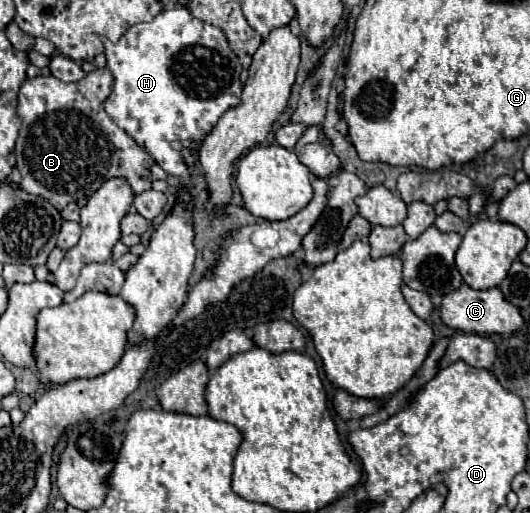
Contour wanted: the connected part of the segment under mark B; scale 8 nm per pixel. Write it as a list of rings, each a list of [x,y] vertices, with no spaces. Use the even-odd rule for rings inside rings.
[[[96,69],[78,83],[62,83],[56,77],[26,79],[18,93],[18,115],[22,117],[20,137],[16,141],[16,167],[22,173],[20,187],[32,195],[50,201],[58,211],[78,199],[88,199],[106,179],[124,177],[134,193],[150,189],[150,167],[154,159],[124,129],[120,129],[106,113],[104,103],[112,93],[114,77],[108,69]]]

